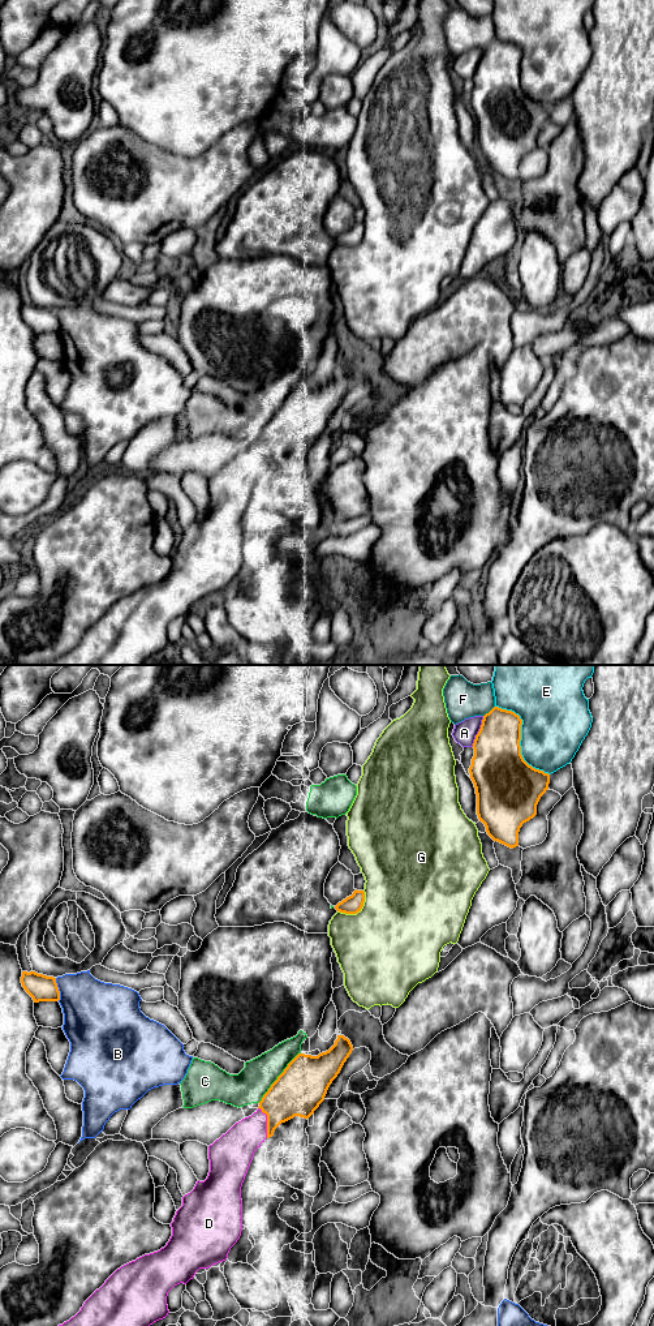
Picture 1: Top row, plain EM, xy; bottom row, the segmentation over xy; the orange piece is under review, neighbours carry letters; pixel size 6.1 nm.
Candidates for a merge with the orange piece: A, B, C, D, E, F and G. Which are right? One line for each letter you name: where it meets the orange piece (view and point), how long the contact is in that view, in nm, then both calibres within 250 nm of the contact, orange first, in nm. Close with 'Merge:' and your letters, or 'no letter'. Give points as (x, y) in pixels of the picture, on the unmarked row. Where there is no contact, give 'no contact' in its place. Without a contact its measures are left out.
D: xy (267, 455) | 200 nm | 280/220 nm
Merge: D

